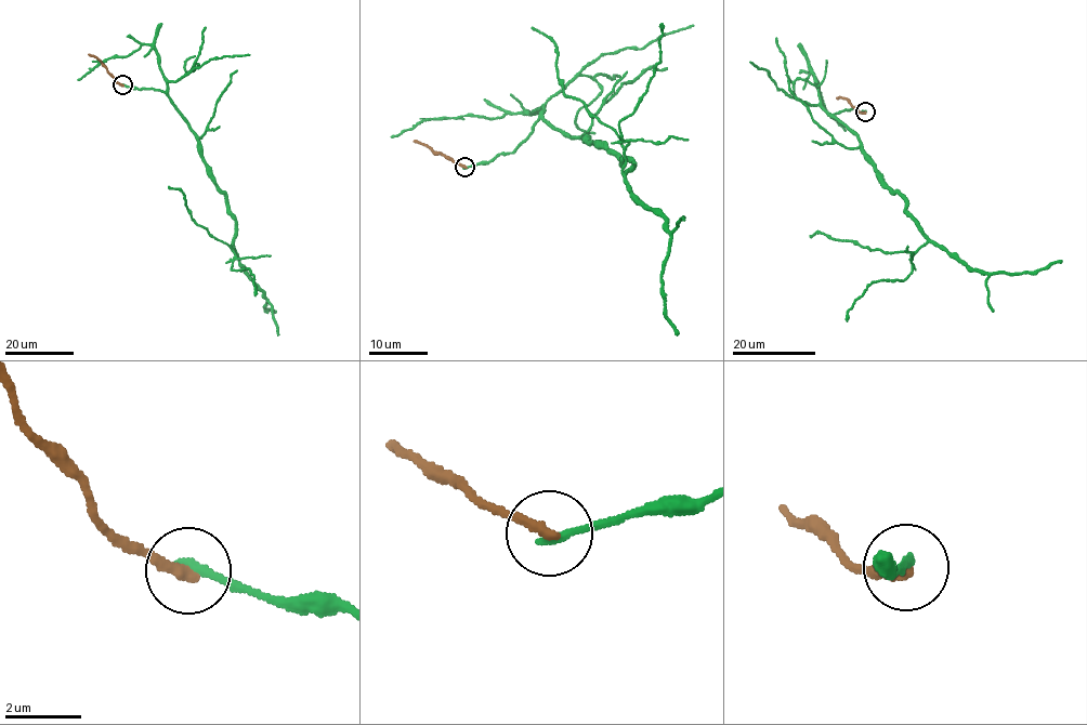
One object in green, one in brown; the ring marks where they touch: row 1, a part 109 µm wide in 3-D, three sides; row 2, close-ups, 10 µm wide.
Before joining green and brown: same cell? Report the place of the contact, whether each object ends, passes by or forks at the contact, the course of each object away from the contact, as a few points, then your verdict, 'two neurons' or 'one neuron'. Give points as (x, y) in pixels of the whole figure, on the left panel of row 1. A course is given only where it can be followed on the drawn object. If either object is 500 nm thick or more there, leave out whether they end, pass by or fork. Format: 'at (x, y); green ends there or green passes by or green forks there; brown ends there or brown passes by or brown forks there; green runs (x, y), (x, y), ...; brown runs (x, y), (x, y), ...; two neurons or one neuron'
at (122, 84); green ends there; brown ends there; green runs (122, 84), (161, 91), (188, 123), (208, 175), (235, 221), (233, 250), (193, 220), (184, 195), (168, 186); brown runs (122, 84), (117, 83), (99, 60), (88, 54); two neurons

